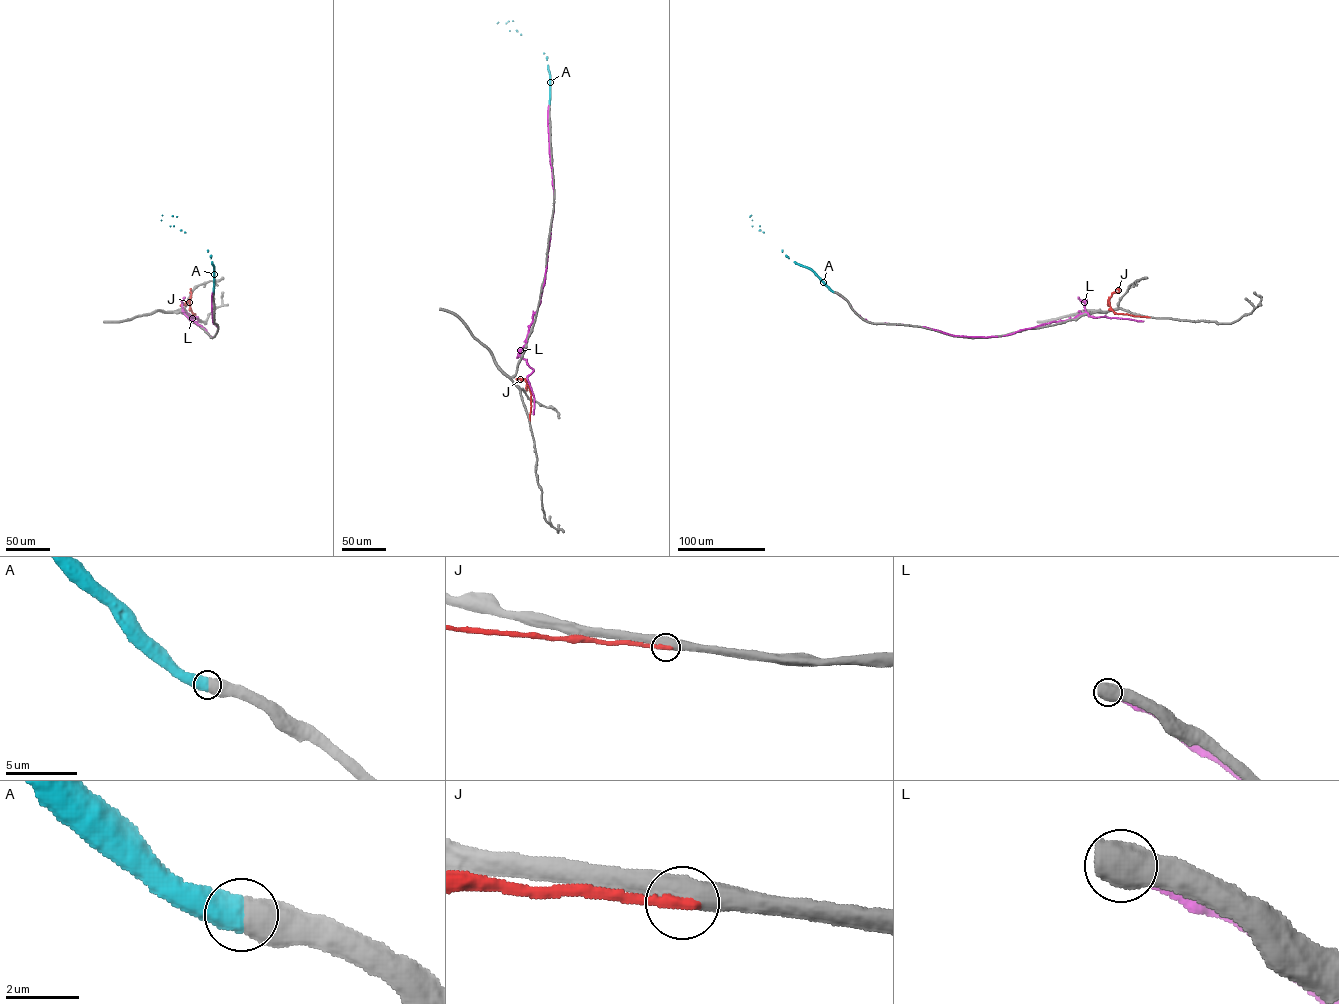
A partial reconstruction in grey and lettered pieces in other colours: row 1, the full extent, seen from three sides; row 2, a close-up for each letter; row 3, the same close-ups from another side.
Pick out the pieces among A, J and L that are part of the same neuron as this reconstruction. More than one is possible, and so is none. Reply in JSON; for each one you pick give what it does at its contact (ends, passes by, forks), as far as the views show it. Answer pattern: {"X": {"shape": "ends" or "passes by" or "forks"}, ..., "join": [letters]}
{"A": {"shape": "ends"}, "join": ["A"]}

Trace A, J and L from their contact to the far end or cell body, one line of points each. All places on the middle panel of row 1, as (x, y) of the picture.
A: (549, 105), (547, 57), (510, 31), (506, 23), (498, 22)
J: (529, 421), (531, 394), (526, 380), (527, 387)
L: (549, 105), (553, 211), (540, 303), (520, 351), (521, 357), (533, 370), (527, 377), (534, 397), (533, 414)

